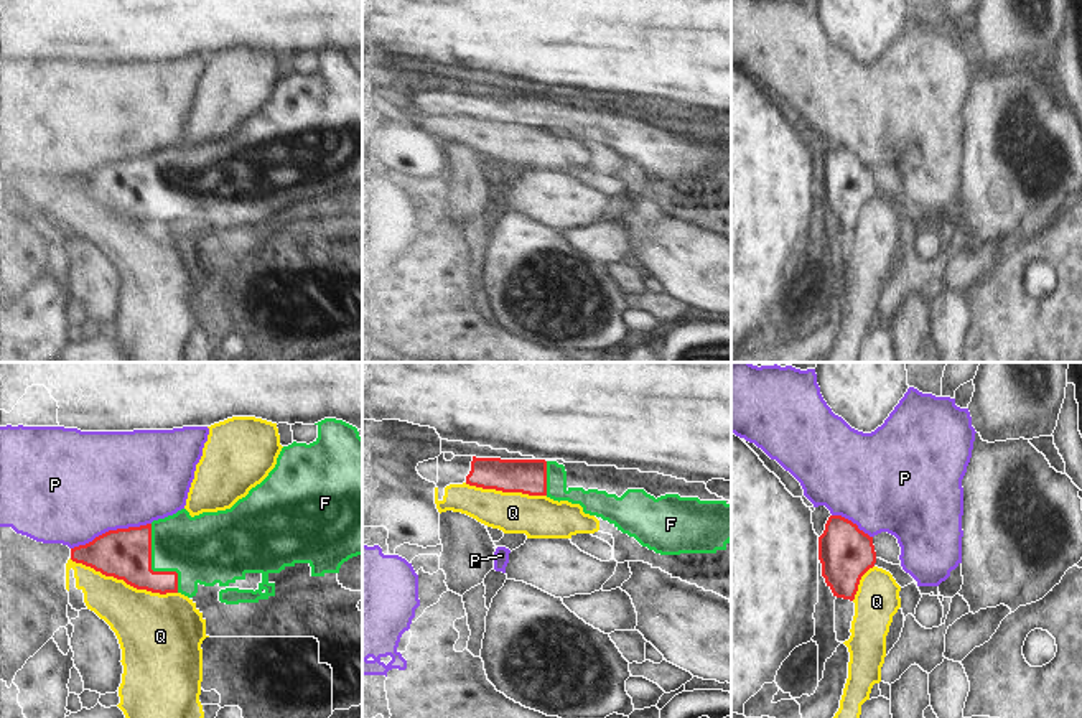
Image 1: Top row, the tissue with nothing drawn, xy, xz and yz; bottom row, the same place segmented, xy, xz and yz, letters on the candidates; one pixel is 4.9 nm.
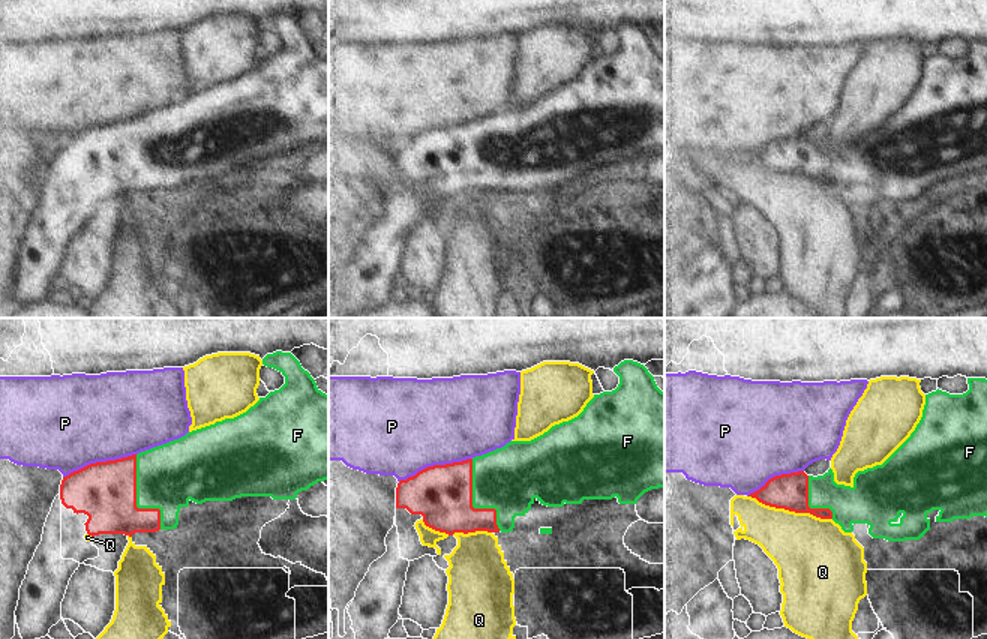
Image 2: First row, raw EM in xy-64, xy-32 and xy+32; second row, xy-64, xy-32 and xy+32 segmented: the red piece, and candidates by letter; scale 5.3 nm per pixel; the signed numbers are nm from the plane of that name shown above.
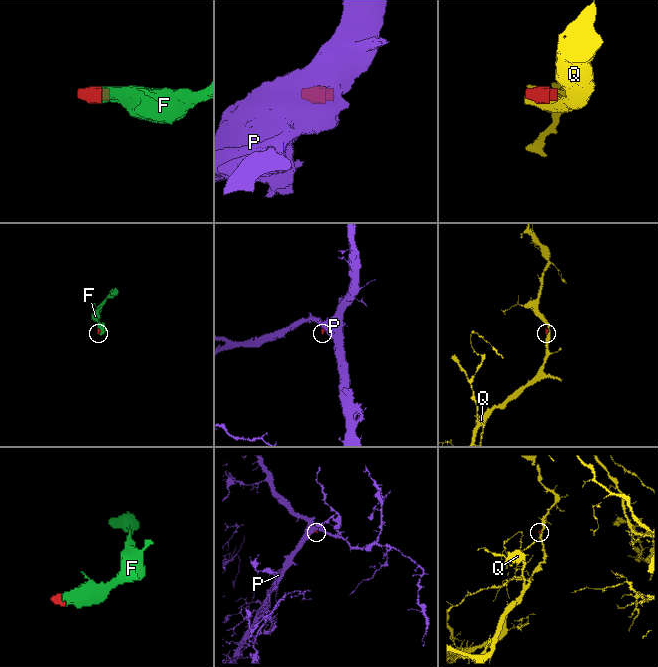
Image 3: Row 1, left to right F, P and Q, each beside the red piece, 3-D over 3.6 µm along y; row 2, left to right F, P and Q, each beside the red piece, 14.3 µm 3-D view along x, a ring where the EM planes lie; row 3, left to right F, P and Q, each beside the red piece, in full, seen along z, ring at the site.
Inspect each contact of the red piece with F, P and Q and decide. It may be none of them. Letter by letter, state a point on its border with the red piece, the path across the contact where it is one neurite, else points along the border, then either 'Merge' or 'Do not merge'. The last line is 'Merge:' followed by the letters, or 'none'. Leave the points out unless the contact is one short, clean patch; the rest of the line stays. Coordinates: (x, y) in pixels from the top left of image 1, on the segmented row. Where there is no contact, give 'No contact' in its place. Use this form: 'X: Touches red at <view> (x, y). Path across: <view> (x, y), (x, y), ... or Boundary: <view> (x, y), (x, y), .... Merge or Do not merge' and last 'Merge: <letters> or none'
F: Touches red at xy (150, 568). Path across: xy (125, 554), (137, 555), (150, 568), (162, 557), (196, 547). Merge
P: Touches red at xy (111, 531). Do not merge
Q: Touches red at xy (124, 580). Do not merge
Merge: F

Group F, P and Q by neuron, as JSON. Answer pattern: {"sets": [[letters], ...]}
{"sets": [["F"], ["P"], ["Q"]]}

